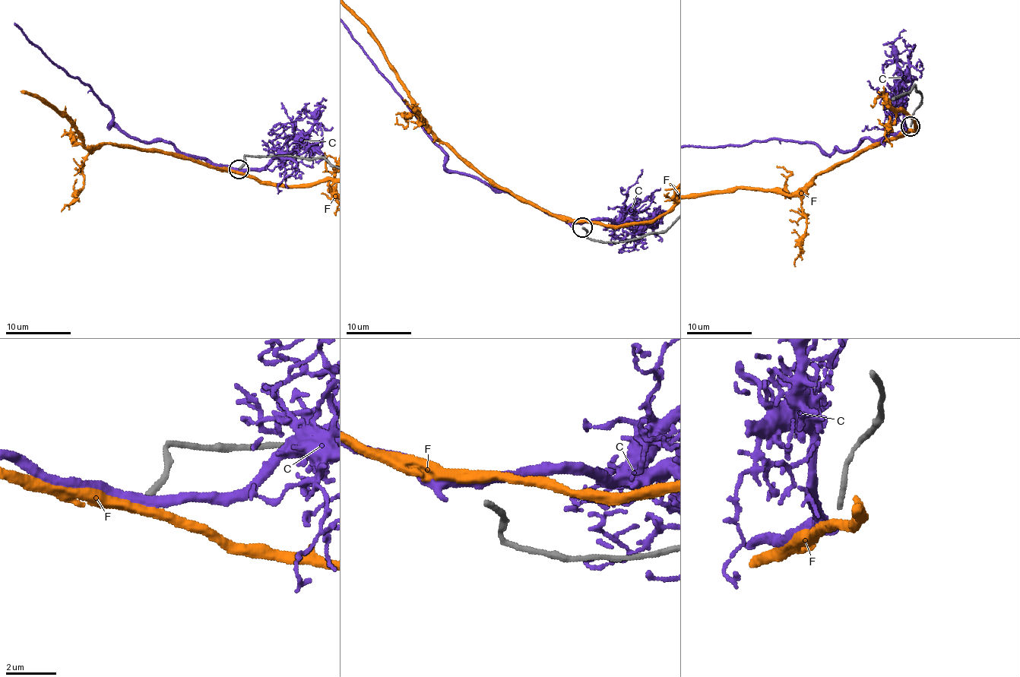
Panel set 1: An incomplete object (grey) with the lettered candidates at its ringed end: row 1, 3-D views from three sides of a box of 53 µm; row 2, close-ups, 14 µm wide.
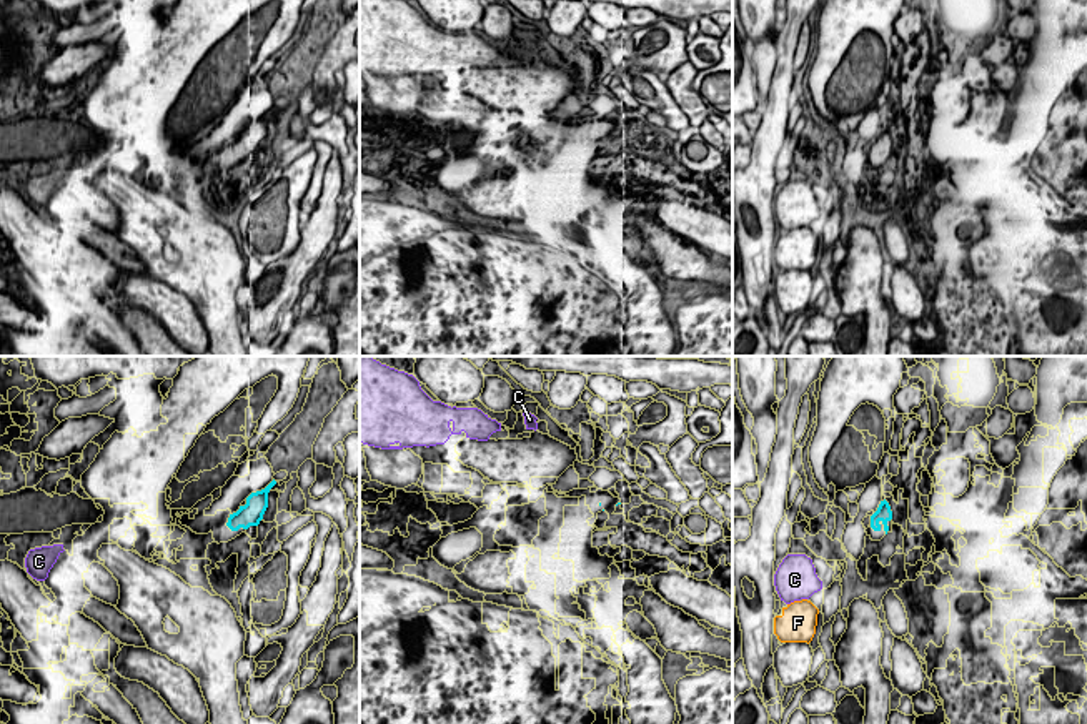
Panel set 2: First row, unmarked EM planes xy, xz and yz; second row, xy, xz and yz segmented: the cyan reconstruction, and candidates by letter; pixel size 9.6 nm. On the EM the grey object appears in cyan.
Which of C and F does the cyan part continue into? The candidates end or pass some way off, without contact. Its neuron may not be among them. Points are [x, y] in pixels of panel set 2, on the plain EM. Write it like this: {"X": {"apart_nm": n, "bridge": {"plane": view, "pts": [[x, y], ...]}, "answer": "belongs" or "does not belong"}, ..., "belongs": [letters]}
{"C": {"apart_nm": 650, "bridge": {"plane": "yz", "pts": [[871, 153], [811, 187]]}, "answer": "belongs"}, "F": {"apart_nm": 950, "bridge": {"plane": "yz", "pts": [[874, 157], [809, 228]]}, "answer": "does not belong"}, "belongs": ["C"]}

